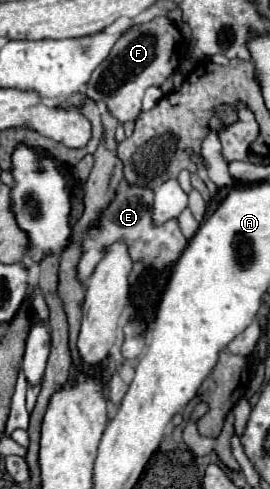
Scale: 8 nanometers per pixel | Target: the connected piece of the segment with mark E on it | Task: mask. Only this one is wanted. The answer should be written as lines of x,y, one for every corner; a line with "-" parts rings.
131,185
131,187
125,187
117,193
115,201
101,213
99,225
85,233
83,257
81,257
81,263
77,267
77,277
81,281
85,281
93,273
93,267
101,261
105,249
111,243
121,241
121,239
127,241
127,247
129,247
129,253
131,253
133,261
143,261
145,265
151,265
155,269
163,269
165,265
175,263
179,259
181,251
187,245
187,239
183,237
183,233
177,225
177,219
171,219
165,225
155,227
153,221
151,221
151,211
149,211
151,205
153,205
153,191
151,189

